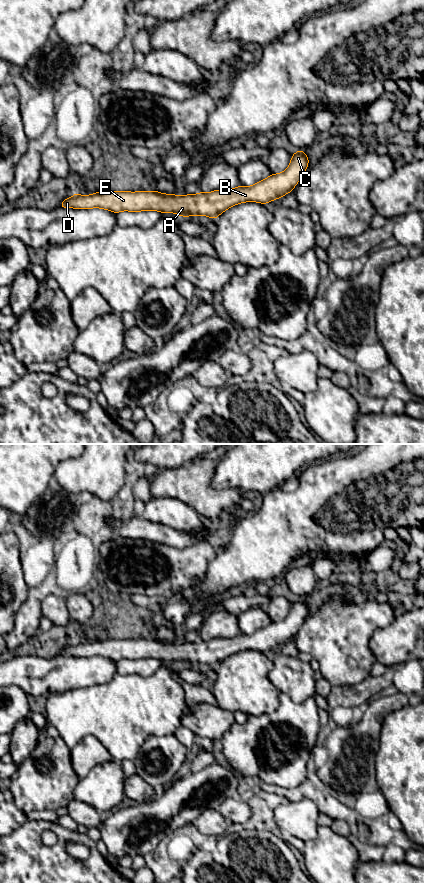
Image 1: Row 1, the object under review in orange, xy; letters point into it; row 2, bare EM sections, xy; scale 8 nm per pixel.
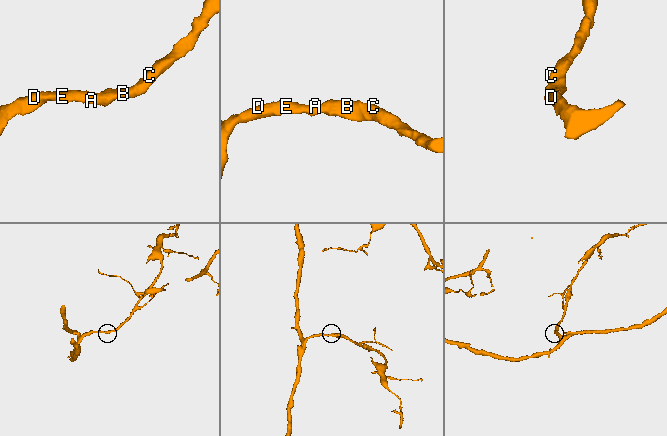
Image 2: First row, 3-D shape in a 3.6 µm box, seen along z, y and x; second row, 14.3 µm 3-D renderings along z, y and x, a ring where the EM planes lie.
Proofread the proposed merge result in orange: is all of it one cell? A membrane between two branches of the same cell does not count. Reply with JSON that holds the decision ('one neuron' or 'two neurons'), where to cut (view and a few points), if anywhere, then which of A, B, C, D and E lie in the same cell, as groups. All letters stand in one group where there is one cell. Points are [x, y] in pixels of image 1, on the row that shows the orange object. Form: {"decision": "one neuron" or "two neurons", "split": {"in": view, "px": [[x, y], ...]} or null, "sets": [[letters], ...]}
{"decision": "one neuron", "split": null, "sets": [["A", "B", "C", "D", "E"]]}

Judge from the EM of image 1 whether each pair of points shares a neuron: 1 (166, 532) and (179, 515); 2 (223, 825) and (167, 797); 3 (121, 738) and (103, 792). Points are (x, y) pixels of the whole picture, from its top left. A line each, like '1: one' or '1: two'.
1: two
2: two
3: two

